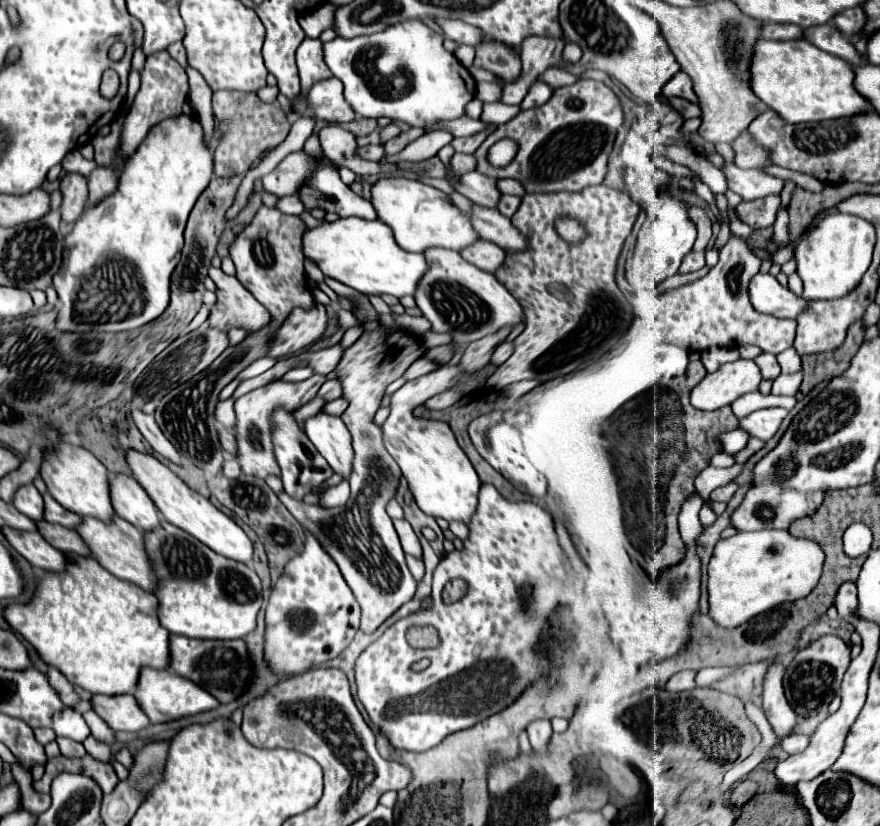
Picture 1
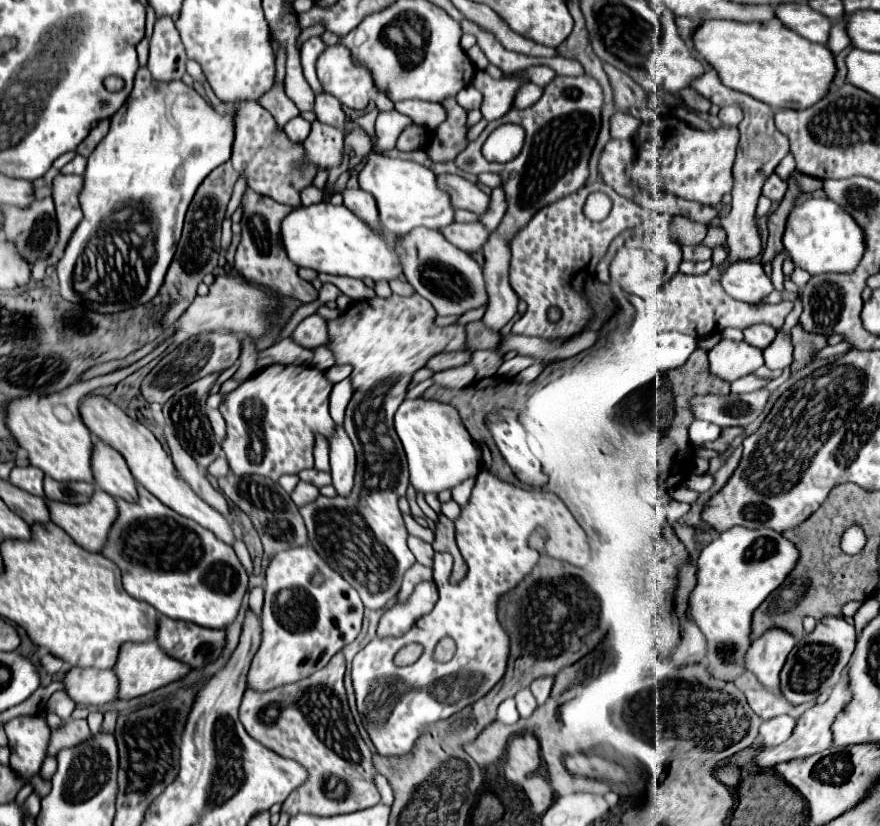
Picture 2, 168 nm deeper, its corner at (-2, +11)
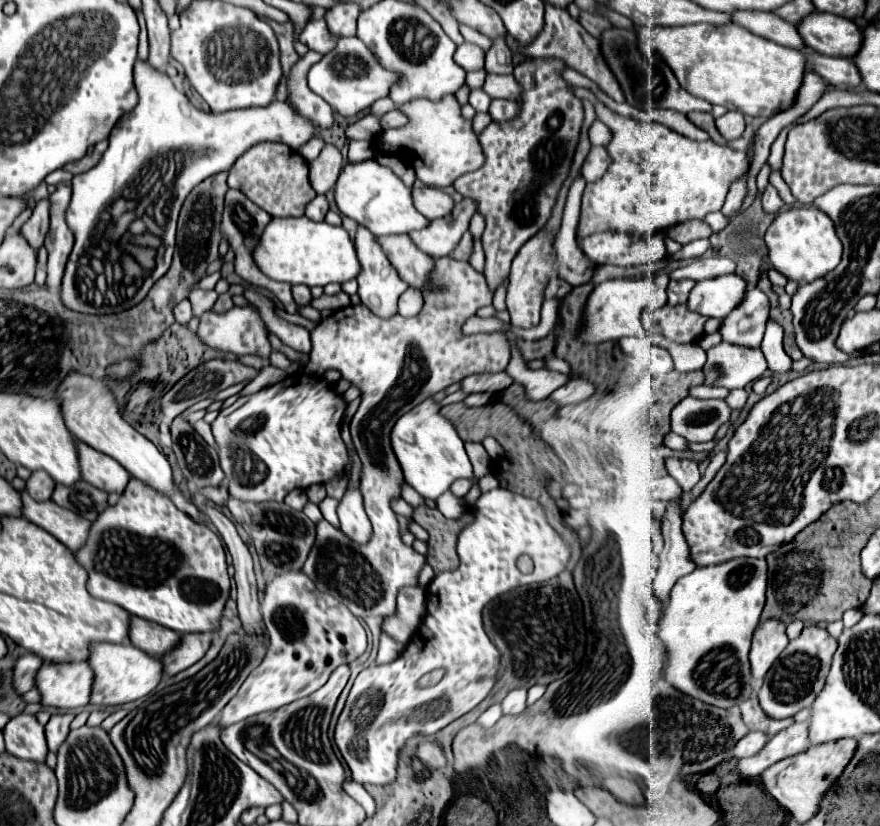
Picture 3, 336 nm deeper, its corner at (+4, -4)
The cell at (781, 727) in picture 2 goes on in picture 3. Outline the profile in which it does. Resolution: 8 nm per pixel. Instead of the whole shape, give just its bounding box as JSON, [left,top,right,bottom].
[734,732,768,758]

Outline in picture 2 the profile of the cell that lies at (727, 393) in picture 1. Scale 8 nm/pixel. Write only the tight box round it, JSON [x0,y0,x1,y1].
[708,339,762,381]

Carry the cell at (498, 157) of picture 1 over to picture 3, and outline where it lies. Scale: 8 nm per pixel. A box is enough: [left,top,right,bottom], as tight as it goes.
[378,96,484,188]

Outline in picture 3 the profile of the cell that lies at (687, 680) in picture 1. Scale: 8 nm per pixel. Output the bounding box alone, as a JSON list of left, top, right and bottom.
[654,496,696,606]

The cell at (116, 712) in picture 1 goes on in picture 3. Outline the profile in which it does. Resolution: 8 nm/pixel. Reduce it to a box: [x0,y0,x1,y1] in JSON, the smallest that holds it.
[34,662,94,708]

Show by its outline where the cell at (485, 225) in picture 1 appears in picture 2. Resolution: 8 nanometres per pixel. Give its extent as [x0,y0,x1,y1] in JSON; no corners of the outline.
[438,175,490,217]

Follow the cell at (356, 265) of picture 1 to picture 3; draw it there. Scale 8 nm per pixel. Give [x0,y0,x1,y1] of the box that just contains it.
[254,216,360,286]

